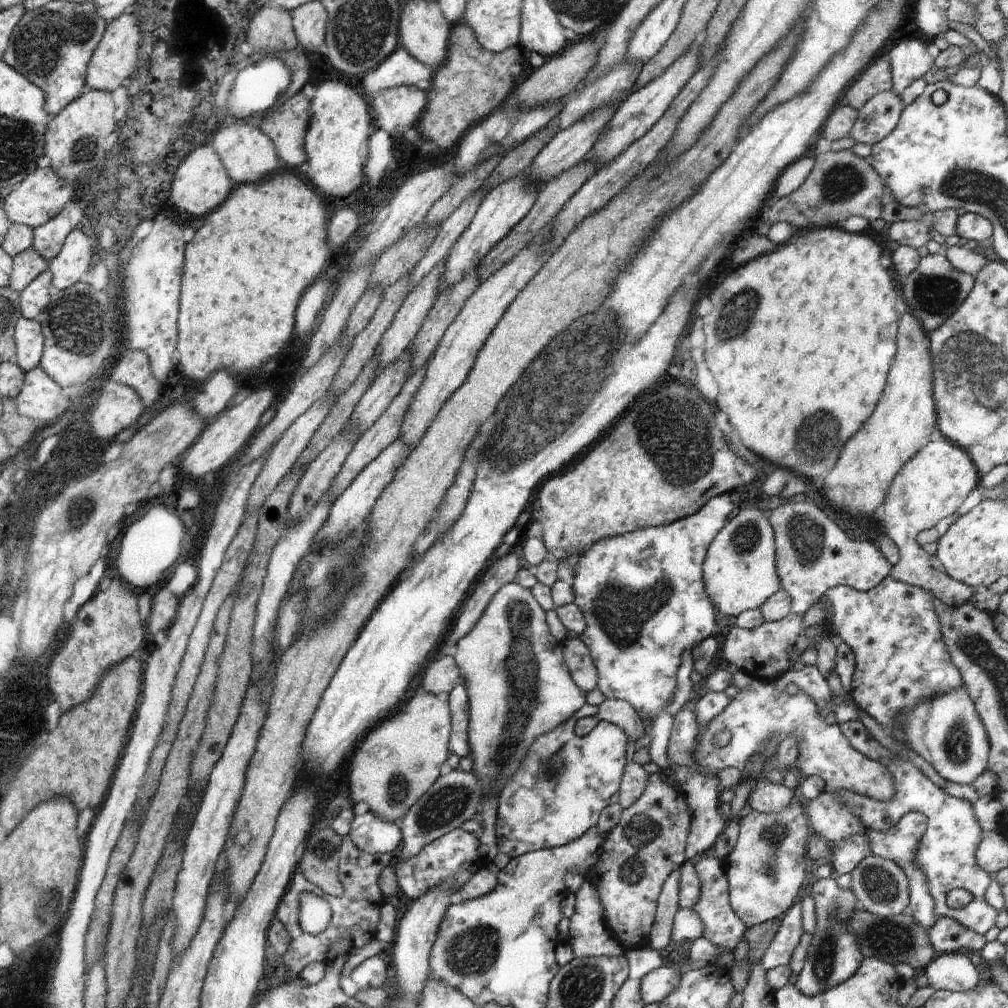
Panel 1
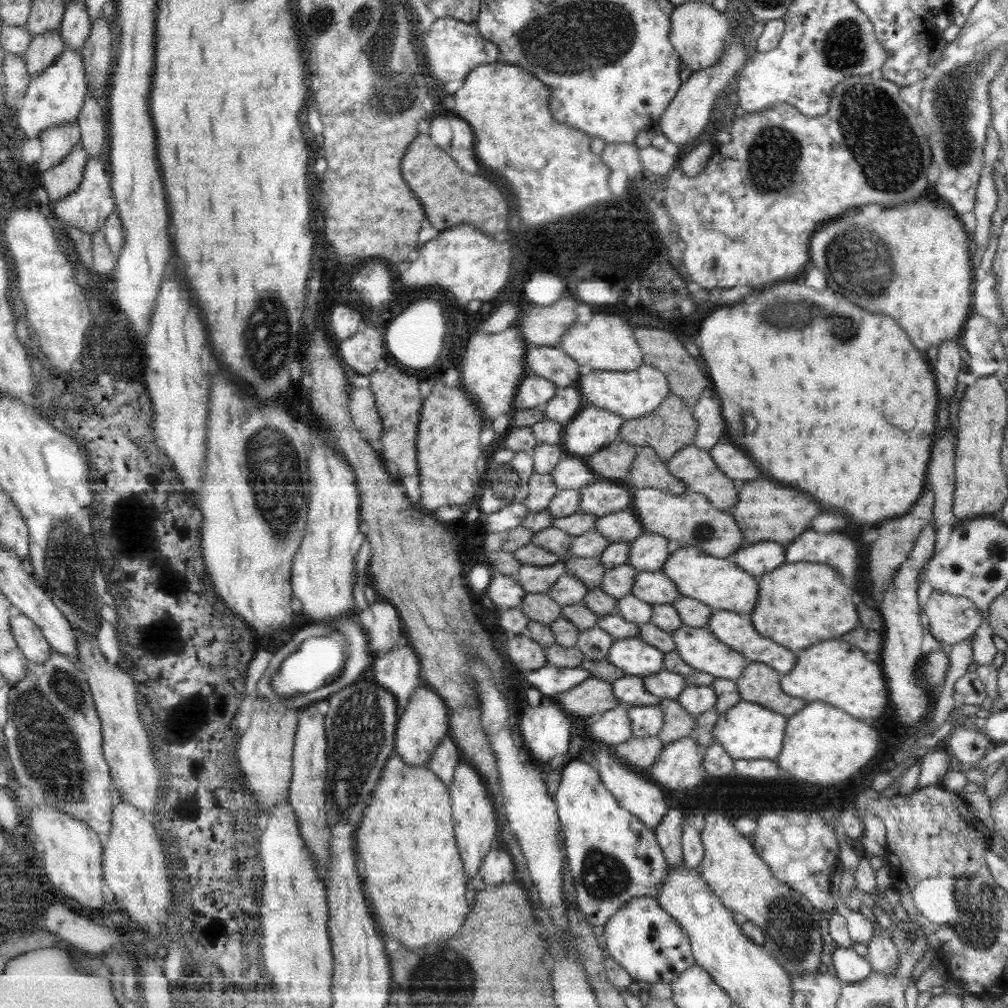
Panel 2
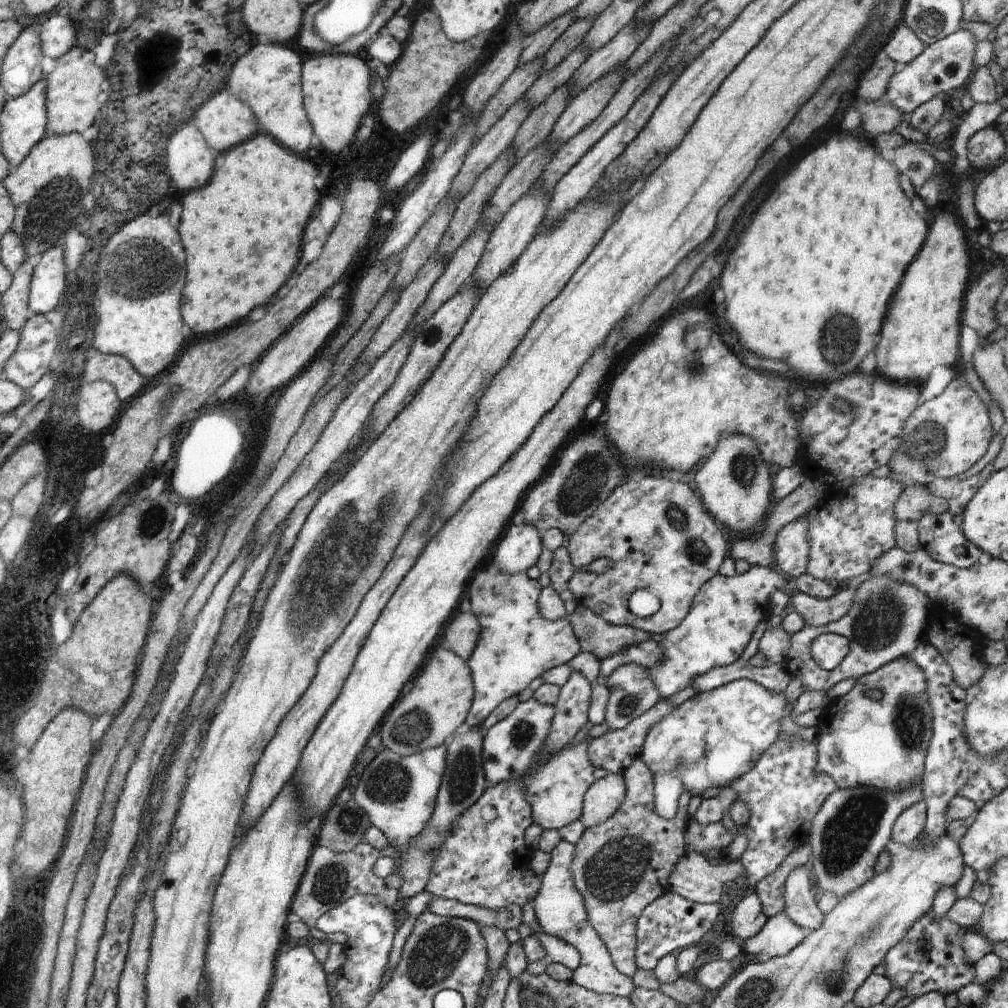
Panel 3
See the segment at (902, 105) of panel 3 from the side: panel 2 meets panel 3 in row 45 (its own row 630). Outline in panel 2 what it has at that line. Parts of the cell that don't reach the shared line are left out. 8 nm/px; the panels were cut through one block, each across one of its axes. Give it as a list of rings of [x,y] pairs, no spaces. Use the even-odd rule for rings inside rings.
[[[933,593],[920,608],[925,613],[932,636],[948,648],[968,640],[983,622],[974,602],[964,596]]]

